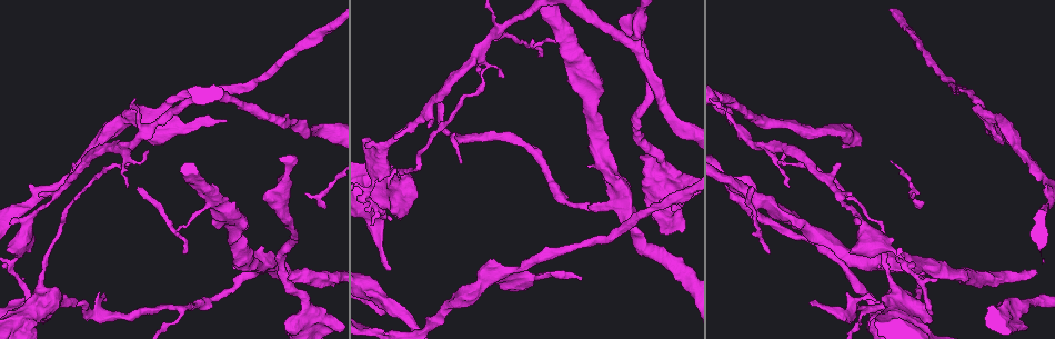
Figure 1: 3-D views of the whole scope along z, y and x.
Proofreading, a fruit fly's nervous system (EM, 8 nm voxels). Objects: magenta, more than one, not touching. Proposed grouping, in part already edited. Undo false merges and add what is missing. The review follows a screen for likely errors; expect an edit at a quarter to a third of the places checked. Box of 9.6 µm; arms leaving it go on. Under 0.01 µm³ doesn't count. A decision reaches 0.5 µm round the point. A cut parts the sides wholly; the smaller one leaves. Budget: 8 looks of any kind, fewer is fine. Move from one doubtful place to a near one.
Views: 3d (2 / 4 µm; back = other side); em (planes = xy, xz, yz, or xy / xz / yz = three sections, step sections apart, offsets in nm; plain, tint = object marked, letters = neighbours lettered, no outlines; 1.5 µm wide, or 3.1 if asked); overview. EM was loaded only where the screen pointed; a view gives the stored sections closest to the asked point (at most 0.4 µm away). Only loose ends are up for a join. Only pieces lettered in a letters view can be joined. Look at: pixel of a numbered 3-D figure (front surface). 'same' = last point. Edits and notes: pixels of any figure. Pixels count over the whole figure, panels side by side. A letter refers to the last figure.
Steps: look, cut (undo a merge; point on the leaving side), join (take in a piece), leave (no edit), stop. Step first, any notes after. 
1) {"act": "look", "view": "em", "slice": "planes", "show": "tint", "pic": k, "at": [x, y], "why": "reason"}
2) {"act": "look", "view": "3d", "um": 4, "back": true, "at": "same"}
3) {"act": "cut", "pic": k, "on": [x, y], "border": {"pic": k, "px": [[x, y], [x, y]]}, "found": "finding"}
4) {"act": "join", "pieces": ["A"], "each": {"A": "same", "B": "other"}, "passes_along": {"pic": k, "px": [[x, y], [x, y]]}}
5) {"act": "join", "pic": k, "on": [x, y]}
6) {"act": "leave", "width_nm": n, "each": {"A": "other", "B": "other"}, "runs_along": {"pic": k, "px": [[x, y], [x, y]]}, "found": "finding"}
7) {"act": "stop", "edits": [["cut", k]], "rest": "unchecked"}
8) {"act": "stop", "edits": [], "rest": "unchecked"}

{"act": "look", "view": "em", "slice": "xz", "step": 4, "show": "tint", "pic": 1, "at": [81, 301], "why": "thin end"}

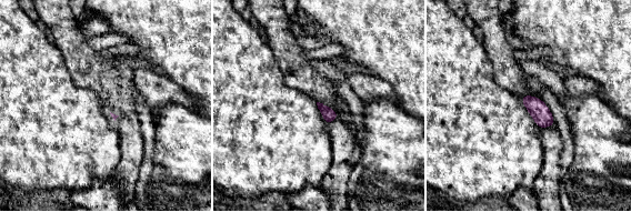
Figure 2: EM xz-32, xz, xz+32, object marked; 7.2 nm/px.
{"act": "look", "view": "em", "slice": "planes", "show": "letters", "at": "same"}

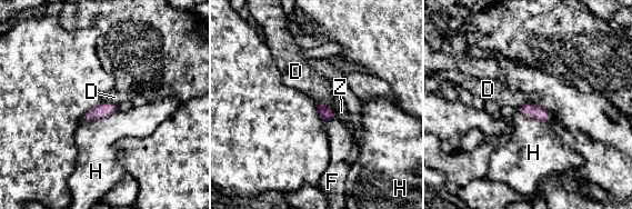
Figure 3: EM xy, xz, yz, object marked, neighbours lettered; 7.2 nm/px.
{"act": "leave", "width_nm": 100, "each": {"D": "other", "F": "other", "H": "other", "Z": "other"}, "border": {"pic": 3, "px": [[314, 100], [328, 106], [334, 112]]}, "found": "no lettered piece goes on from it"}

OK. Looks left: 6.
{"act": "look", "view": "3d", "um": 2, "pic": 1, "at": [116, 162], "why": "touches itself"}

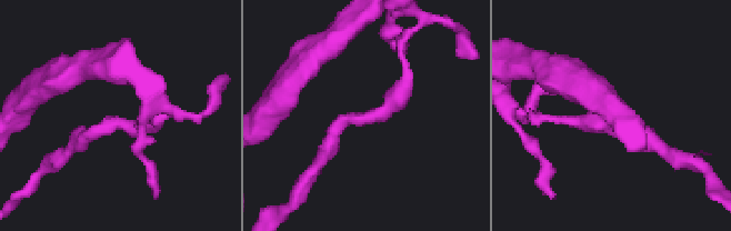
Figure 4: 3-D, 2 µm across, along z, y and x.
{"act": "look", "view": "em", "slice": "planes", "show": "letters", "pic": 4, "at": [366, 114], "why": "shape alone is not enough"}

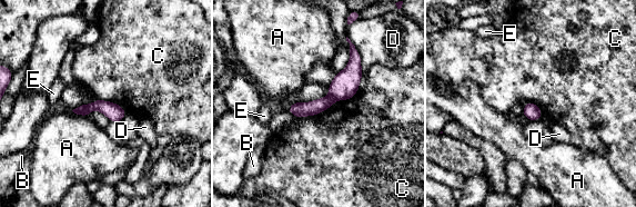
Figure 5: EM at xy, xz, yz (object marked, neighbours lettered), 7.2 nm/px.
{"act": "cut", "pic": 5, "on": [344, 86], "each": {"A": "other", "B": "other", "C": "other", "D": "other", "E": "other"}, "border": {"pic": 5, "px": [[330, 92], [336, 99]]}, "found": "a second cell is stuck on"}

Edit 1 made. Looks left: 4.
{"act": "look", "view": "overview"}

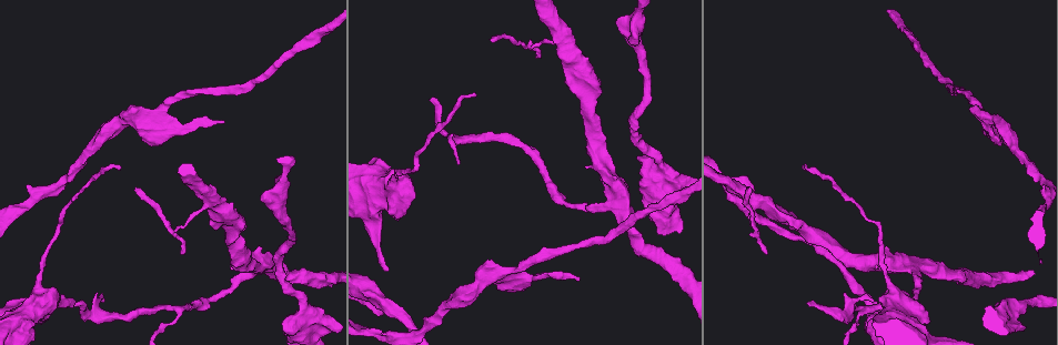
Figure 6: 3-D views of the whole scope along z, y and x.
{"act": "look", "view": "em", "slice": "planes", "show": "letters", "pic": 6, "at": [726, 194], "why": "free end"}

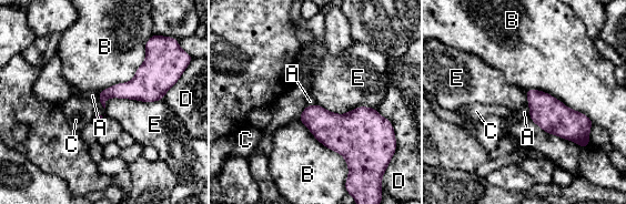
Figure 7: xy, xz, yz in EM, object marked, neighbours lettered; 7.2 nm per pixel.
{"act": "leave", "each": {"A": "other", "B": "other", "C": "other", "D": "other", "E": "other"}, "border": {"pic": 7, "px": [[98, 92], [100, 103], [104, 108]]}, "found": "no lettered piece goes on from it"}

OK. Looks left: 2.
{"act": "stop", "edits": [["cut", 5]], "rest": "unchecked"}

